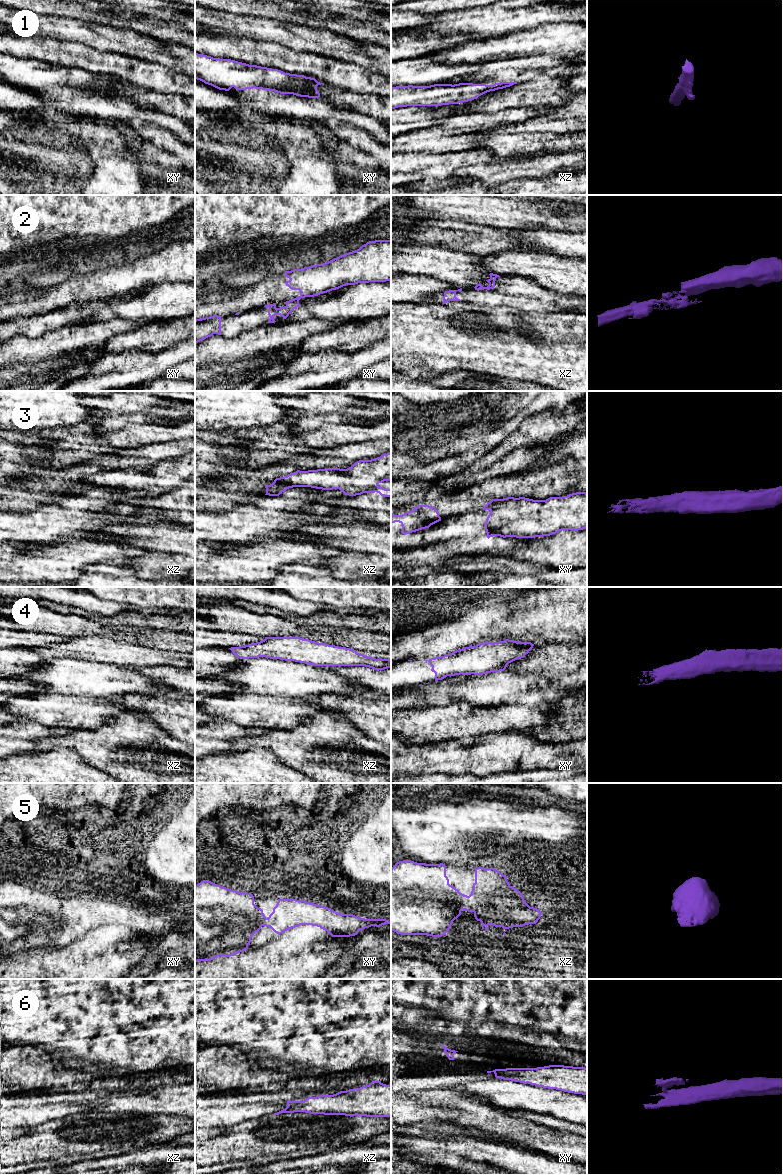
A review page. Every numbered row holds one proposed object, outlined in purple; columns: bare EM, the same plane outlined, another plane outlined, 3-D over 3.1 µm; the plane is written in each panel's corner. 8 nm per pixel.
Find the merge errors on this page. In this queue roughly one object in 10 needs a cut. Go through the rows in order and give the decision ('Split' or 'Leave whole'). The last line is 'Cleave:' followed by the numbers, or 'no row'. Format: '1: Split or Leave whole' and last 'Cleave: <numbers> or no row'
1: Leave whole
2: Split
3: Leave whole
4: Leave whole
5: Leave whole
6: Leave whole
Cleave: 2

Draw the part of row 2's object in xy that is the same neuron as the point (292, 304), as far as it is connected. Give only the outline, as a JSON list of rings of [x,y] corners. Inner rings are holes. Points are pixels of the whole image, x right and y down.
[[[294,298],[292,300],[286,301],[286,302],[284,302],[286,304],[286,306],[280,307],[280,308],[277,308],[276,304],[265,305],[264,307],[269,309],[268,315],[269,315],[270,319],[269,319],[268,323],[276,322],[274,320],[275,315],[280,315],[283,317],[283,319],[286,319],[294,309],[296,309],[297,307],[300,306],[299,300],[300,300],[299,298]]]

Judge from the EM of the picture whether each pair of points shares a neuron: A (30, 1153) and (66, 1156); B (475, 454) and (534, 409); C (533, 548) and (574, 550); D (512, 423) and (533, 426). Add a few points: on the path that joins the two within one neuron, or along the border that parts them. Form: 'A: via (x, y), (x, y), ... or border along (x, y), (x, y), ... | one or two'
A: via (39, 1153), (57, 1153) | one
B: via (490, 443), (506, 427), (519, 418) | one
C: via (543, 550), (564, 550) | one
D: border along (541, 413), (526, 418), (515, 430), (502, 439) | two

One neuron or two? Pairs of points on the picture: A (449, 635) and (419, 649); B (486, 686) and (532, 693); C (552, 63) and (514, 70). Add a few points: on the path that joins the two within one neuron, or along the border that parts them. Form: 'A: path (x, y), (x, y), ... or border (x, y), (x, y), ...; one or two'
A: path (442, 642), (438, 646), (426, 648); one
B: path (497, 688), (521, 688); one
C: path (543, 63), (523, 64); one

